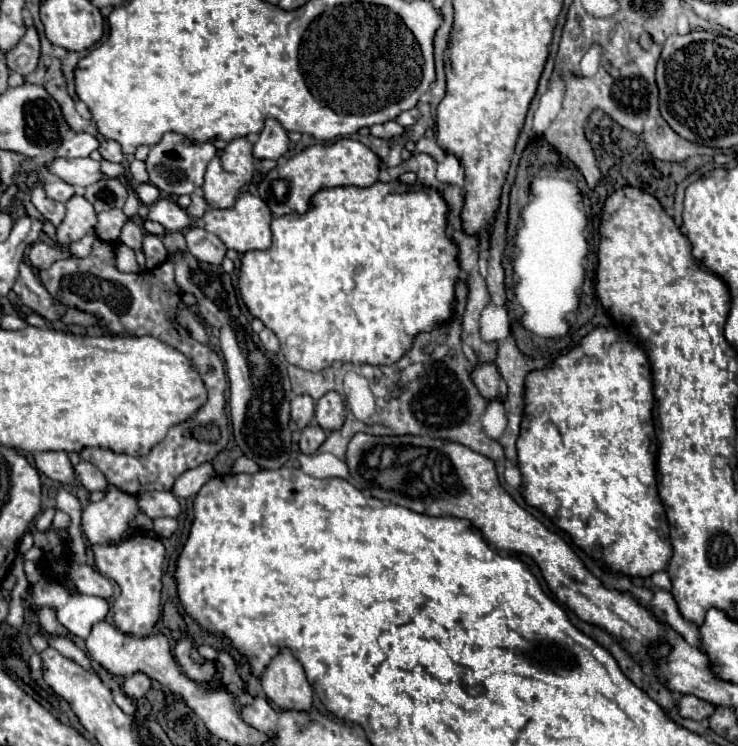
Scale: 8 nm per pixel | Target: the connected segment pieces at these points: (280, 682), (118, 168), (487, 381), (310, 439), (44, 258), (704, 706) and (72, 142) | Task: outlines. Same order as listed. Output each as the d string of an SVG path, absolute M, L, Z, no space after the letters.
M289 648L279 654L261 672L261 684L271 702L283 710L309 710L313 702L311 684L305 678L303 666Z
M101 160L101 172L109 178L117 178L117 176L123 176L125 168L121 164L115 164L115 162L109 162L109 160Z
M477 364L471 372L471 380L477 386L477 390L481 392L483 398L487 400L497 400L499 398L499 372L495 368L495 364Z
M311 422L307 428L301 430L301 440L299 440L299 448L303 454L315 454L317 448L325 442L327 434L325 430L317 424L317 422Z
M35 242L31 252L29 252L29 260L35 268L49 268L49 264L53 264L53 260L61 260L67 258L67 254L63 254L61 250L45 244L45 242Z
M683 696L679 700L679 714L683 718L693 718L693 720L707 720L715 712L715 706L711 702L705 702L697 696Z
M77 132L71 138L67 138L61 148L57 150L57 156L65 156L65 158L85 158L89 156L93 150L99 148L99 140L89 134L89 132Z

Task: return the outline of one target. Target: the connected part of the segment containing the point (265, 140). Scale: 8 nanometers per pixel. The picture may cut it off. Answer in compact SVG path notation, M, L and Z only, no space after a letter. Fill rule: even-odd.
M267 120L265 128L259 132L259 140L253 146L253 154L259 160L279 160L289 148L287 132L283 136L283 126L277 120Z

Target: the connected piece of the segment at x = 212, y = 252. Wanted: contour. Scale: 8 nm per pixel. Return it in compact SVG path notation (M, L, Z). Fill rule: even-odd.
M189 226L185 230L185 242L187 250L201 262L209 264L221 264L225 258L225 244L219 240L219 236L207 232L201 226Z

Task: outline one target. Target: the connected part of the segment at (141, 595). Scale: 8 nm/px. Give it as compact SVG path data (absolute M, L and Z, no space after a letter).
M135 534L125 542L115 546L93 546L95 566L101 574L115 580L121 588L119 598L113 604L113 622L115 626L131 636L147 636L151 634L159 614L161 614L161 576L163 576L163 560L165 548L161 540Z

